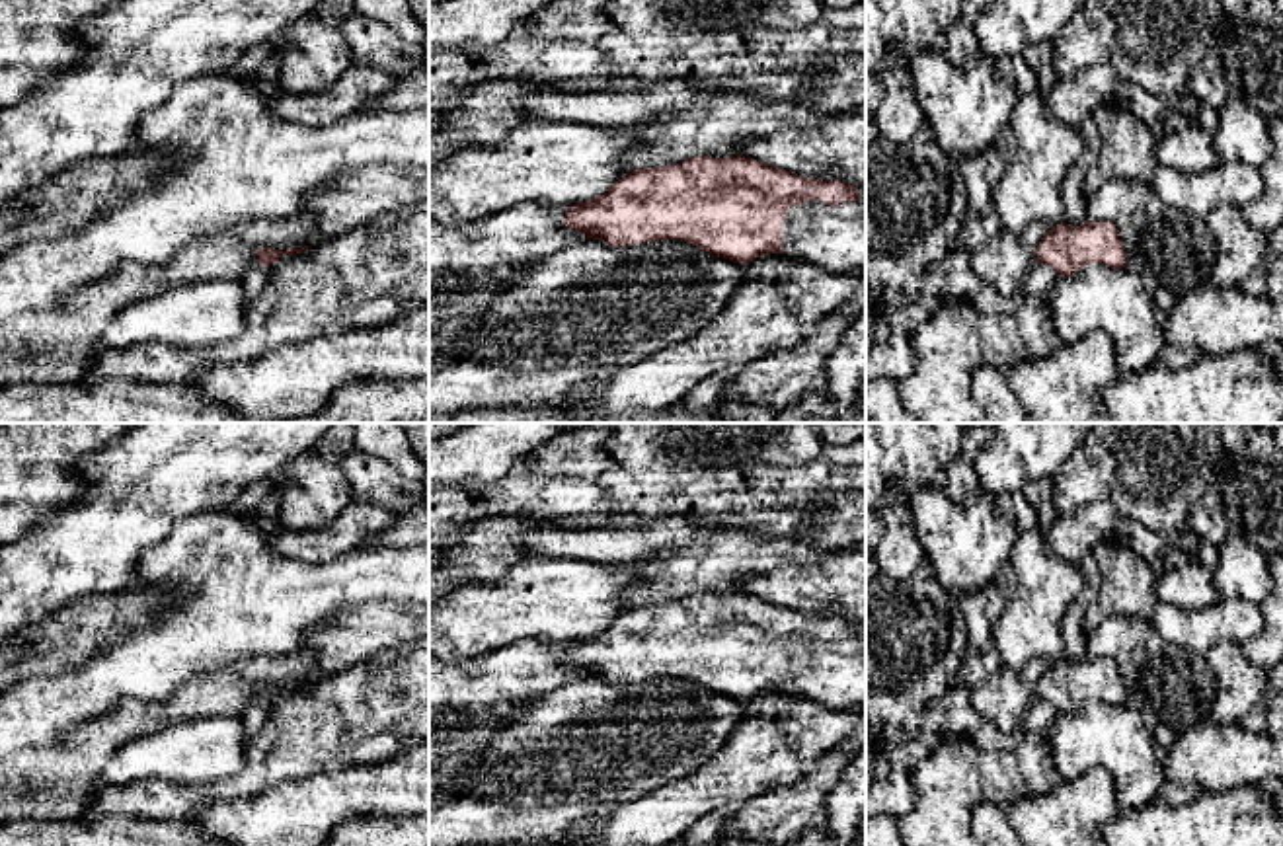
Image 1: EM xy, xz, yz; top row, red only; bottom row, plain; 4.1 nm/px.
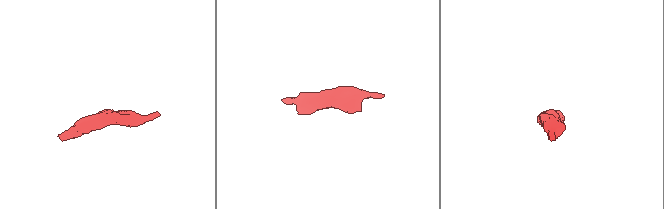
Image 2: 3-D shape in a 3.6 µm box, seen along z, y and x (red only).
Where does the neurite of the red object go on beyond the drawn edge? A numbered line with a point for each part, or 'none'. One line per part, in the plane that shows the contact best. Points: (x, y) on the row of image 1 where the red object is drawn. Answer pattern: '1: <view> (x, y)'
1: xz (833, 238)

